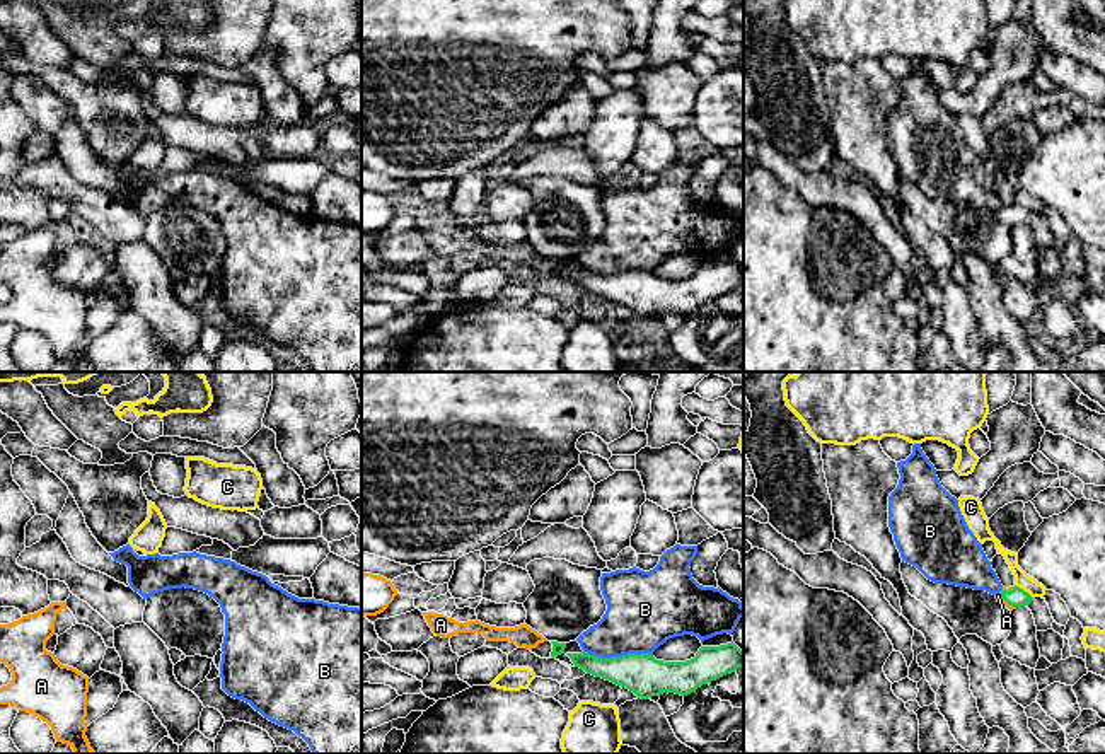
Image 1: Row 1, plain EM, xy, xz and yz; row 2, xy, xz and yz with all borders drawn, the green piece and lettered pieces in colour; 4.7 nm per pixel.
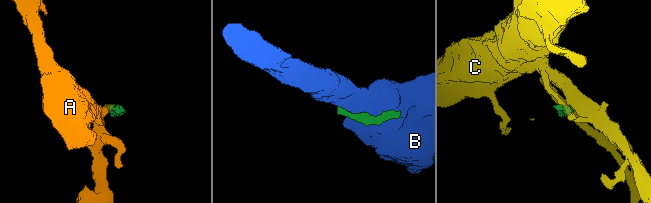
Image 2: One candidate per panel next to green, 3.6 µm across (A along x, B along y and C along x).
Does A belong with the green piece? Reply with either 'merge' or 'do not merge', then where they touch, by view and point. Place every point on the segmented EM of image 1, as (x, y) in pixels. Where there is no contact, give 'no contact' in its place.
merge; meets green in yz at (1005, 599)

